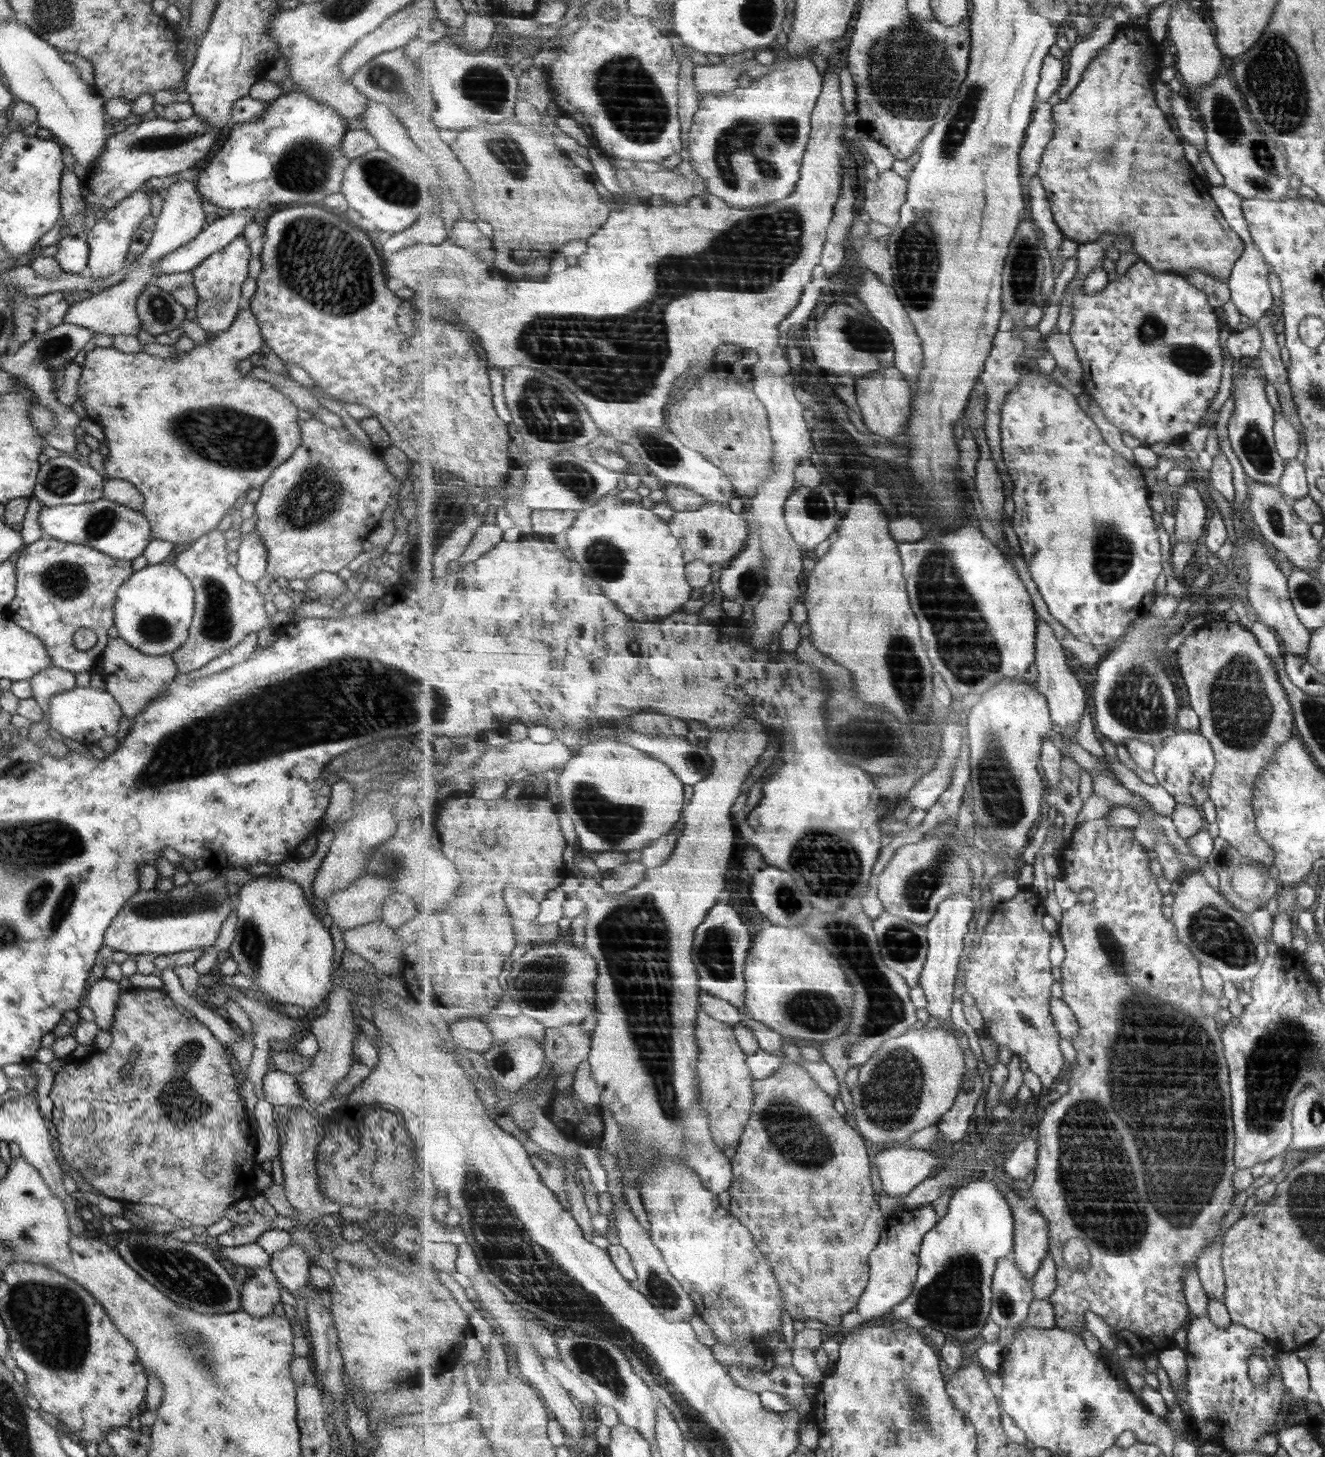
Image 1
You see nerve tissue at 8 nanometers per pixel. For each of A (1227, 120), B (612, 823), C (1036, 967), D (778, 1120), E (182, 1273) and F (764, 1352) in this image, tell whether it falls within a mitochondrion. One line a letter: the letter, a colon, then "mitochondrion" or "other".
A: mitochondrion
B: mitochondrion
C: other
D: mitochondrion
E: mitochondrion
F: other

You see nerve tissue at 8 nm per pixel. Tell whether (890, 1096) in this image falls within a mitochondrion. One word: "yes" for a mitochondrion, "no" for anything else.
yes

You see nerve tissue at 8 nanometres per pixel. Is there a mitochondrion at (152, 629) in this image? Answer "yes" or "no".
yes

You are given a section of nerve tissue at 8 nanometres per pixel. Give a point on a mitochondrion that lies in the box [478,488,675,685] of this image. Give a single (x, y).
(606, 561)

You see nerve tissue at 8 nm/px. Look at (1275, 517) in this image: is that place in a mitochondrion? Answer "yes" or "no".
yes

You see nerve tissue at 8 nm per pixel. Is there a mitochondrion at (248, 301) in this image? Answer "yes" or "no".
no

